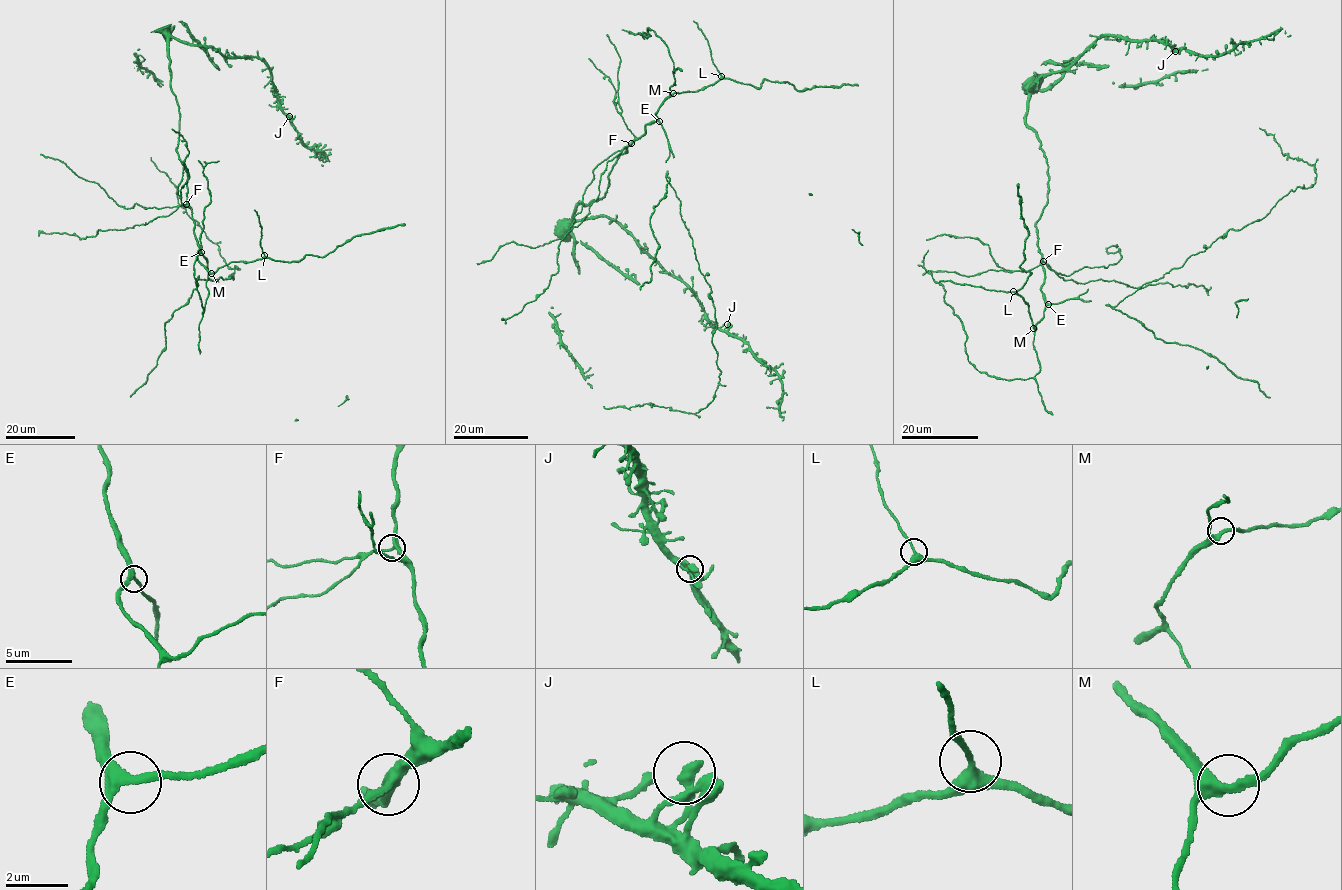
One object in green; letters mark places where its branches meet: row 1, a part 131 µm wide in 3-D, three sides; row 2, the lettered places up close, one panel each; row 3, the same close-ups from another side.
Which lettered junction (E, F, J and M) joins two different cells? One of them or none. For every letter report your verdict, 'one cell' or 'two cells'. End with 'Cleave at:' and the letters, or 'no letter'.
E: one cell
F: one cell
J: one cell
M: one cell
Cleave at: no letter

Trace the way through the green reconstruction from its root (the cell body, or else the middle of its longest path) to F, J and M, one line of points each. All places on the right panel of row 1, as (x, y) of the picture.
F: (1038, 248), (1043, 261)
J: (1038, 248), (1048, 172), (1025, 121), (1034, 82), (1106, 35), (1175, 51)
M: (1038, 248), (1044, 272), (1041, 292), (1045, 308), (1043, 319), (1034, 328)

